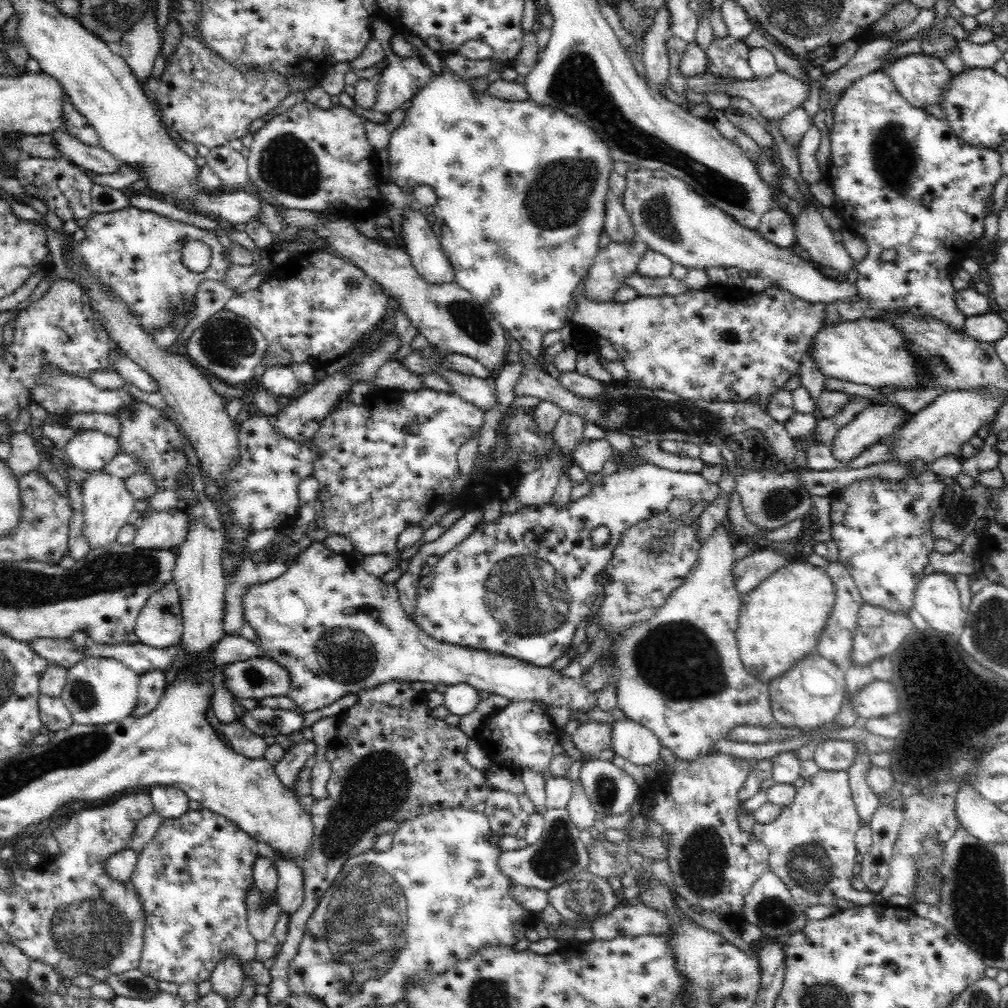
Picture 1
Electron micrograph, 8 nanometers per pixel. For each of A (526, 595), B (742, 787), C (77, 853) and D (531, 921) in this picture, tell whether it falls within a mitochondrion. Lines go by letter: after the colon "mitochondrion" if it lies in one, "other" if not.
A: mitochondrion
B: other
C: other
D: other

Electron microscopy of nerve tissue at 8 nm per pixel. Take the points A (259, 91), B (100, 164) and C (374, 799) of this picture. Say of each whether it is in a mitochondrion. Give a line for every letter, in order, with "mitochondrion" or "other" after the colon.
A: other
B: other
C: mitochondrion

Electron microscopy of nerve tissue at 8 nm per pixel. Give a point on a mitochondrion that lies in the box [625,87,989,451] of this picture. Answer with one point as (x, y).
(894, 157)

